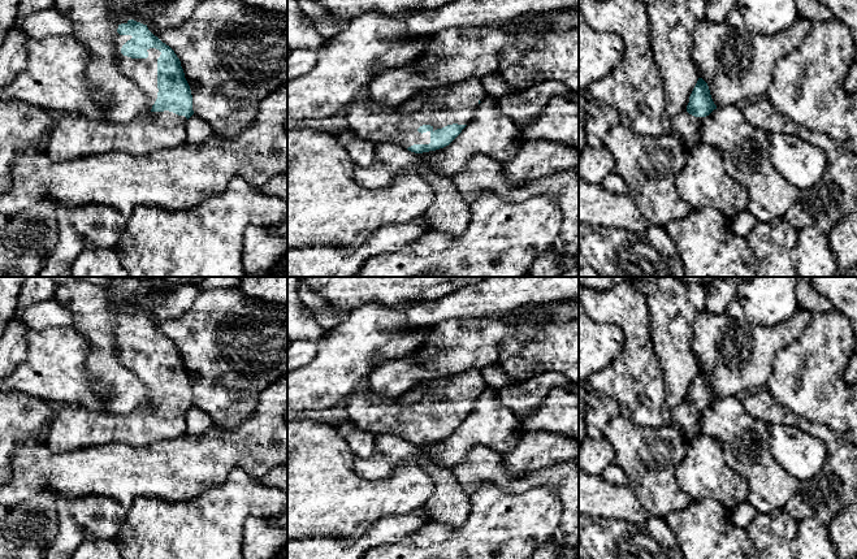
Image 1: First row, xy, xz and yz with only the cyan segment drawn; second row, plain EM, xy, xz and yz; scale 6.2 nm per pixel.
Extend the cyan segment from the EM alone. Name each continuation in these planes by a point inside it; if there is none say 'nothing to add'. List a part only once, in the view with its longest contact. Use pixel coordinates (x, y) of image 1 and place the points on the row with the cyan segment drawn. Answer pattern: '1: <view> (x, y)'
1: xy (73, 137)

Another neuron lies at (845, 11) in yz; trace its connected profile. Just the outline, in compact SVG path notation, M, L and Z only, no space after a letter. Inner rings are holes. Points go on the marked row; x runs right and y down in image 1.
M818 0L850 31L857 47L857 0Z

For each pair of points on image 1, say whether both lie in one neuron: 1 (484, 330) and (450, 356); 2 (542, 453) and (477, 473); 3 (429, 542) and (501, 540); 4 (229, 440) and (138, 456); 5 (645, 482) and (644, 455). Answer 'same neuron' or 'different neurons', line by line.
1: same neuron
2: different neurons
3: same neuron
4: same neuron
5: same neuron

